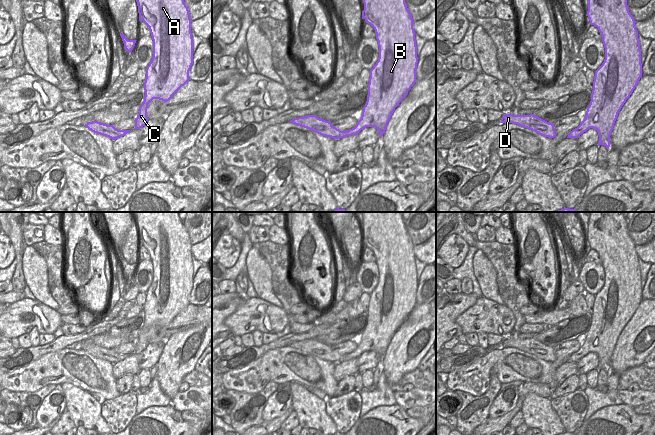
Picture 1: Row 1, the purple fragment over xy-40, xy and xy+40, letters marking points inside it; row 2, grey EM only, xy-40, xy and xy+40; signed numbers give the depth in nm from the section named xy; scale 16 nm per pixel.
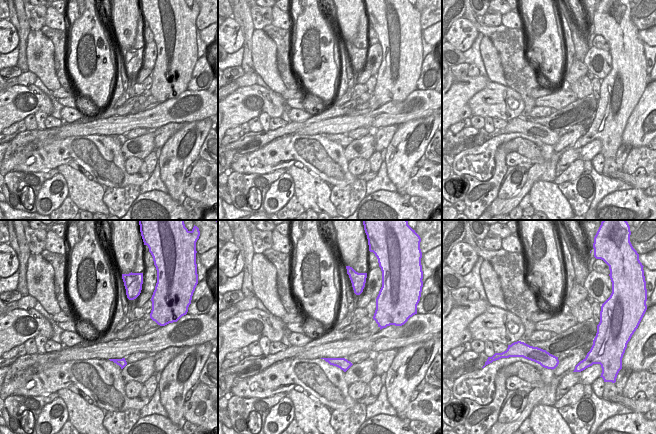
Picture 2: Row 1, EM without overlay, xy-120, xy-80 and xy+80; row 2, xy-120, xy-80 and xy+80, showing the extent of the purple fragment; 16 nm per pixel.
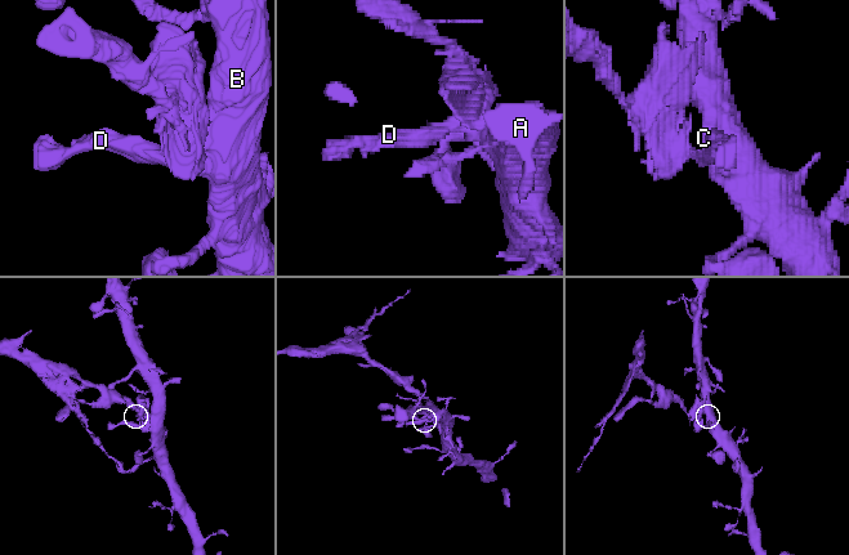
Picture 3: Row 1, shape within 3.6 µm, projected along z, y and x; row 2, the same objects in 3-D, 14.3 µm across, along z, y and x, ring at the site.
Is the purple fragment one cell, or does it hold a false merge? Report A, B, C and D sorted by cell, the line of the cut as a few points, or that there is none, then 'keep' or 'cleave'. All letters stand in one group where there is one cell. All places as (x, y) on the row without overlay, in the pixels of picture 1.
groups A B C / D; cut xy (345, 354), (348, 359); cleave

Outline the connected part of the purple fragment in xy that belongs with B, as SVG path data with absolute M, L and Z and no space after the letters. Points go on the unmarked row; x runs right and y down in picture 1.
M362 212L362 216L362 243L375 254L379 282L370 294L367 325L361 343L354 352L345 355L348 360L352 360L366 351L375 351L382 361L395 332L416 306L418 281L414 245L399 212Z

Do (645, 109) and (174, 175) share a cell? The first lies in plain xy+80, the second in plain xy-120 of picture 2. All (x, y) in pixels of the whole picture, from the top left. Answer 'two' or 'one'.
one

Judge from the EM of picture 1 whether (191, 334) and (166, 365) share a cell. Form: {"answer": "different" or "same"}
{"answer": "same"}

